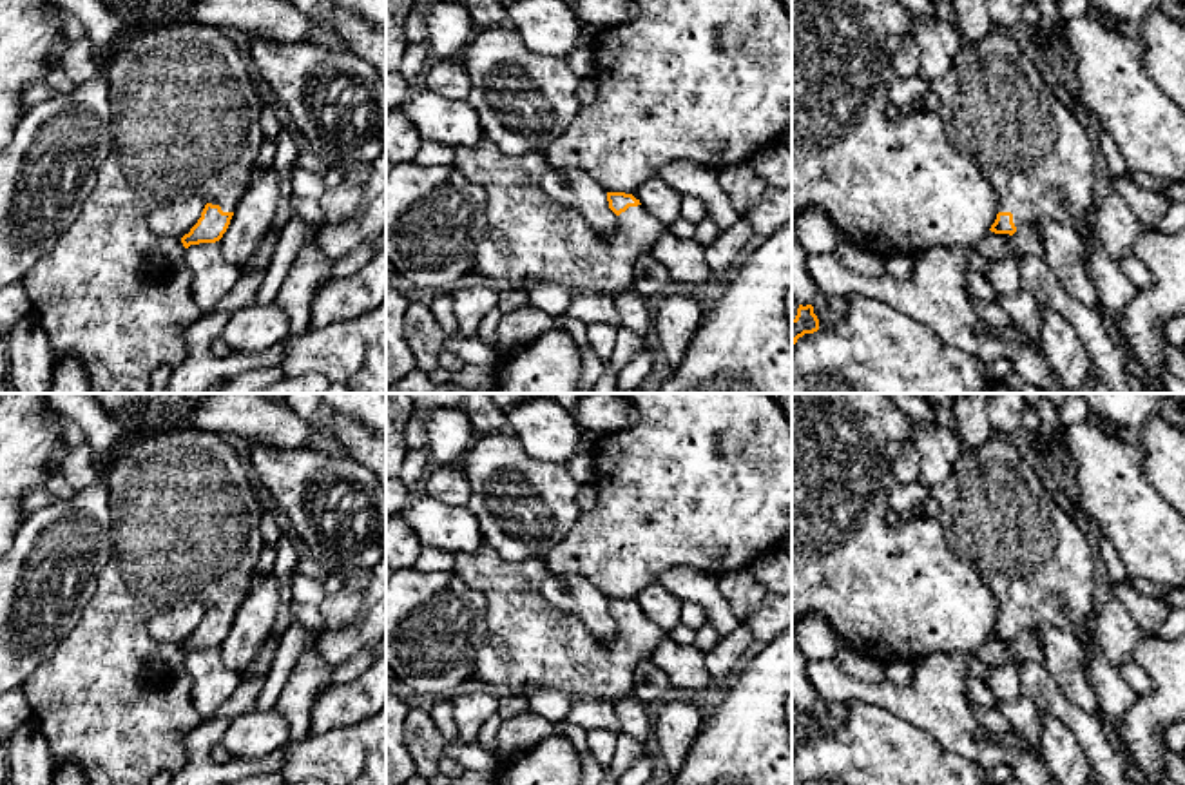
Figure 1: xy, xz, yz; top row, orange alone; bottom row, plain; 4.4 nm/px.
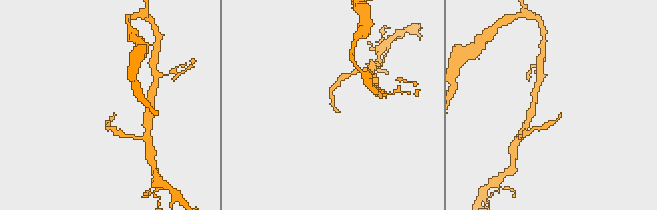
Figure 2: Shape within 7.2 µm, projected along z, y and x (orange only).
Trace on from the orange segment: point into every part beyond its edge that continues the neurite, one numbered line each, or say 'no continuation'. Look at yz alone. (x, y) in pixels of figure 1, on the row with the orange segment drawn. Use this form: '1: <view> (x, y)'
1: yz (995, 106)

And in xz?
1: xz (533, 240)

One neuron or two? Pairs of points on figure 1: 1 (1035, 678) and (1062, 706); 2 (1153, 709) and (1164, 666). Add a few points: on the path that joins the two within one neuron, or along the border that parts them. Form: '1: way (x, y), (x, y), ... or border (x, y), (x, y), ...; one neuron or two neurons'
1: way (1042, 686), (1055, 698); one neuron
2: way (1164, 698), (1164, 677); one neuron

